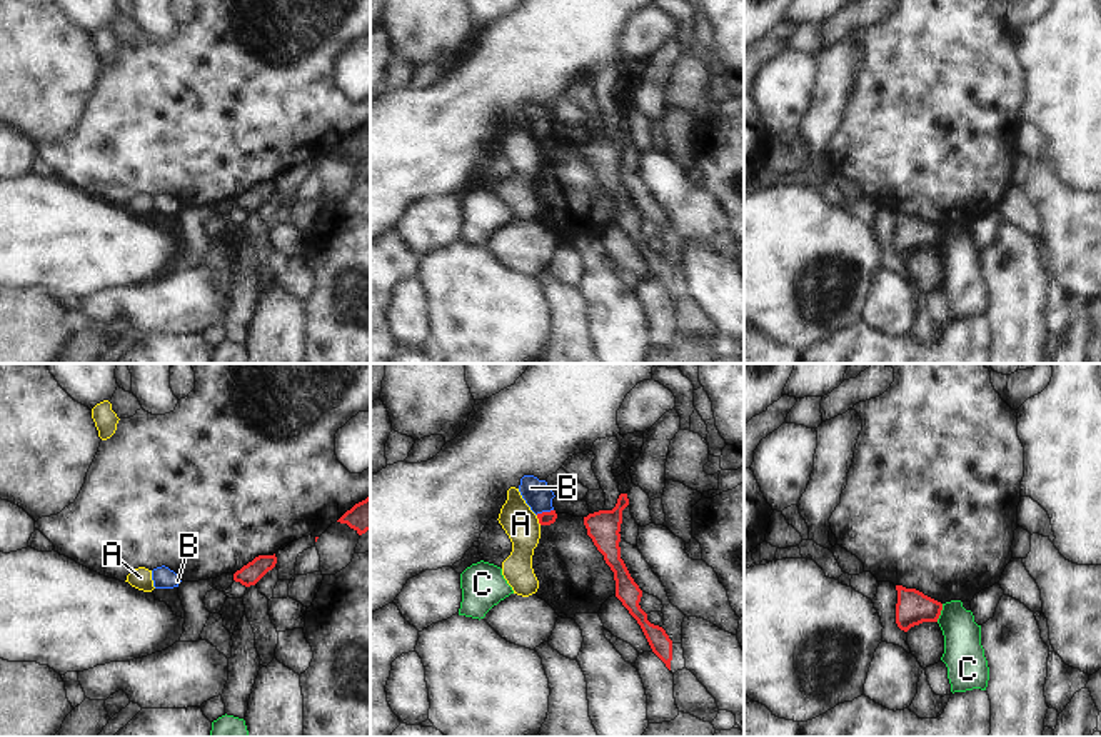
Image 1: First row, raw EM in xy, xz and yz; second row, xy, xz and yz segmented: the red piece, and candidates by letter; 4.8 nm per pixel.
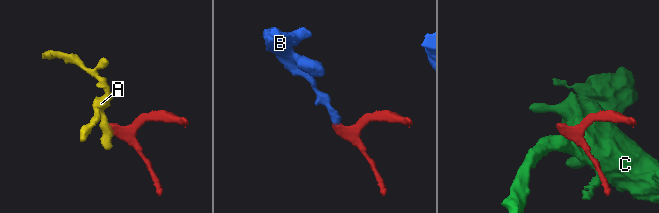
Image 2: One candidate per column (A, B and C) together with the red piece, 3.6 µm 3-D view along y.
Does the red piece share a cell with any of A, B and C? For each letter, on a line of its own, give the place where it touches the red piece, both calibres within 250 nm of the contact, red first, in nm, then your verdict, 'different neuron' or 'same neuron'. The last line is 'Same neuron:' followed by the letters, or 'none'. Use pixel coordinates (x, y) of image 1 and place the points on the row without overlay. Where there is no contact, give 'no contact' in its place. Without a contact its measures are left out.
A: contact xz (539, 147); calibres 60 and 170 nm; different neuron
B: contact xz (544, 139); calibres 60 and 140 nm; different neuron
C: contact yz (940, 239); calibres 170 and 190 nm; different neuron
Same neuron: none

